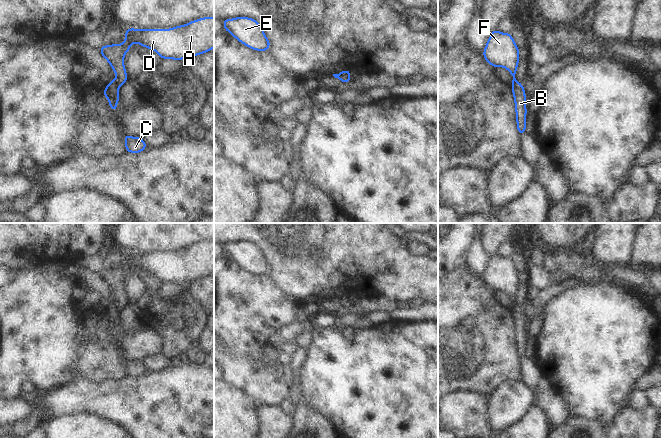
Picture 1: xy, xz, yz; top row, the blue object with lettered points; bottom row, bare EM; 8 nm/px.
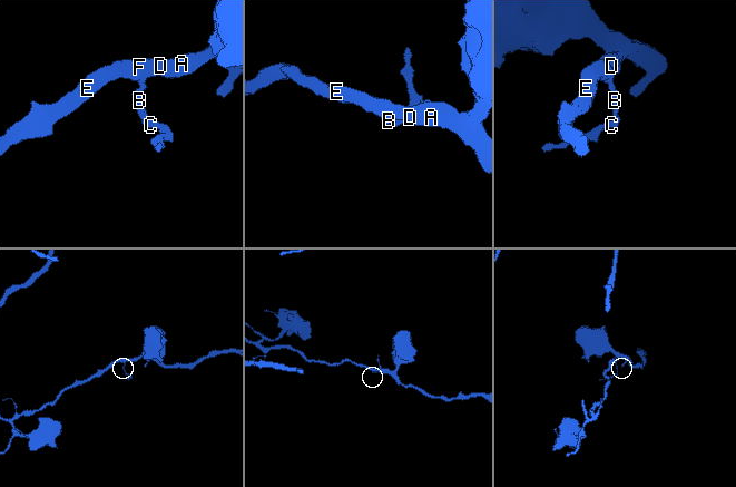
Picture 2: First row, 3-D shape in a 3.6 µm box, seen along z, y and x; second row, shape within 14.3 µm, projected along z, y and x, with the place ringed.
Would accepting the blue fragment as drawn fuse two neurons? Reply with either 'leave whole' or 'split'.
split

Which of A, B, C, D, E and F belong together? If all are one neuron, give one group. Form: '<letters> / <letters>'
A D E F / B C

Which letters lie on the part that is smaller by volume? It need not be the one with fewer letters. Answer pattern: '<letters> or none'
B, C

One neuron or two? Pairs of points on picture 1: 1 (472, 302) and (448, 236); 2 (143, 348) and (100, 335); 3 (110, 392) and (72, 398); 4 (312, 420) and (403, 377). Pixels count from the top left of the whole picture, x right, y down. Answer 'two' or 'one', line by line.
1: two
2: one
3: one
4: two

